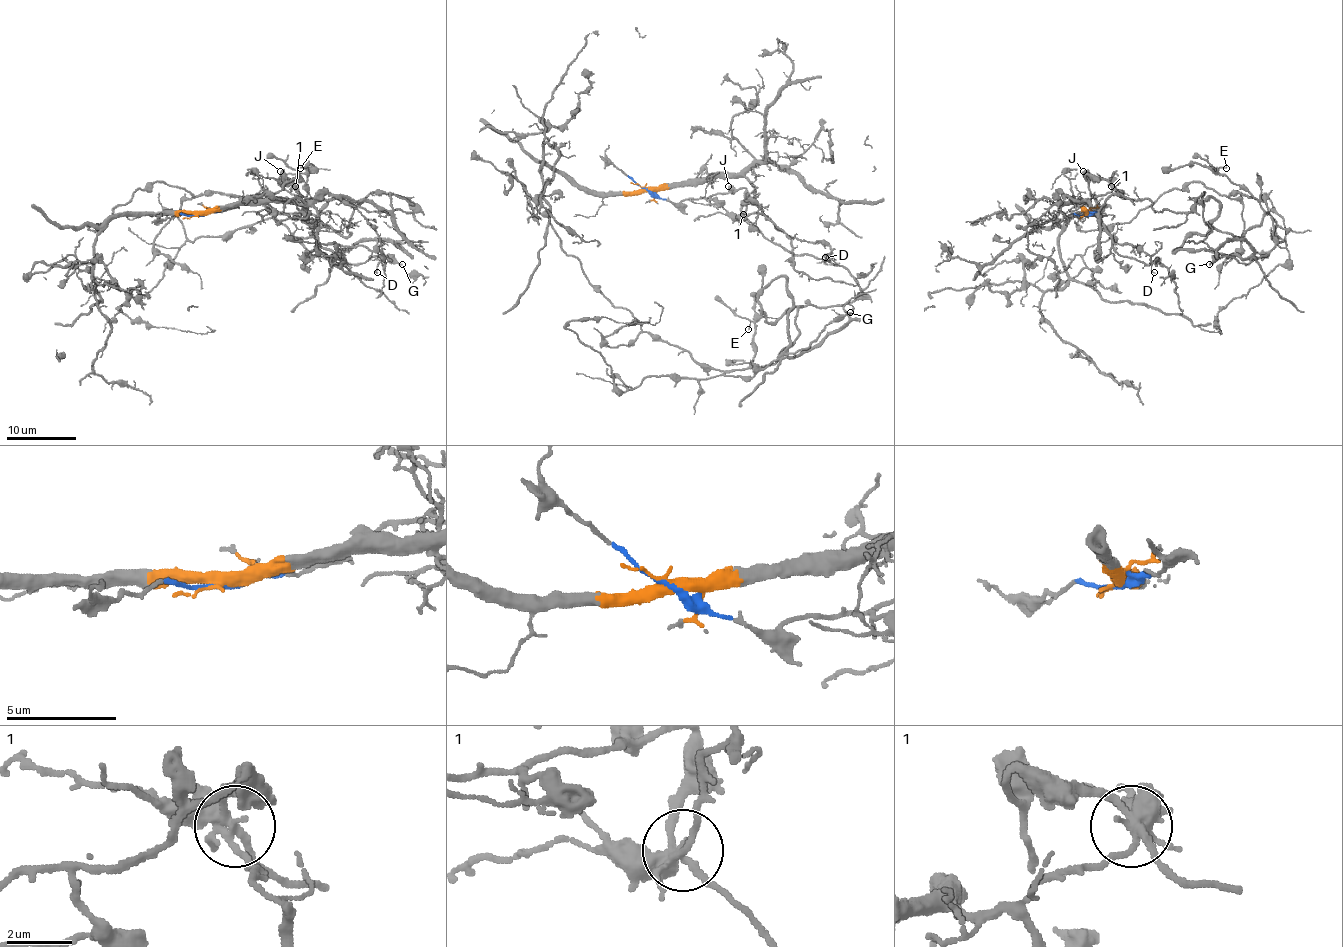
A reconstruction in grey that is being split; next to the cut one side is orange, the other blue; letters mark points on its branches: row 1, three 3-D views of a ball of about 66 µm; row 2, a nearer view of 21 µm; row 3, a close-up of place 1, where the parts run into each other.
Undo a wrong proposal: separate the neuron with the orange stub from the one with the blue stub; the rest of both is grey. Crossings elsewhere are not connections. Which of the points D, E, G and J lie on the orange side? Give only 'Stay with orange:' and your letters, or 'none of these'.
Stay with orange: D

